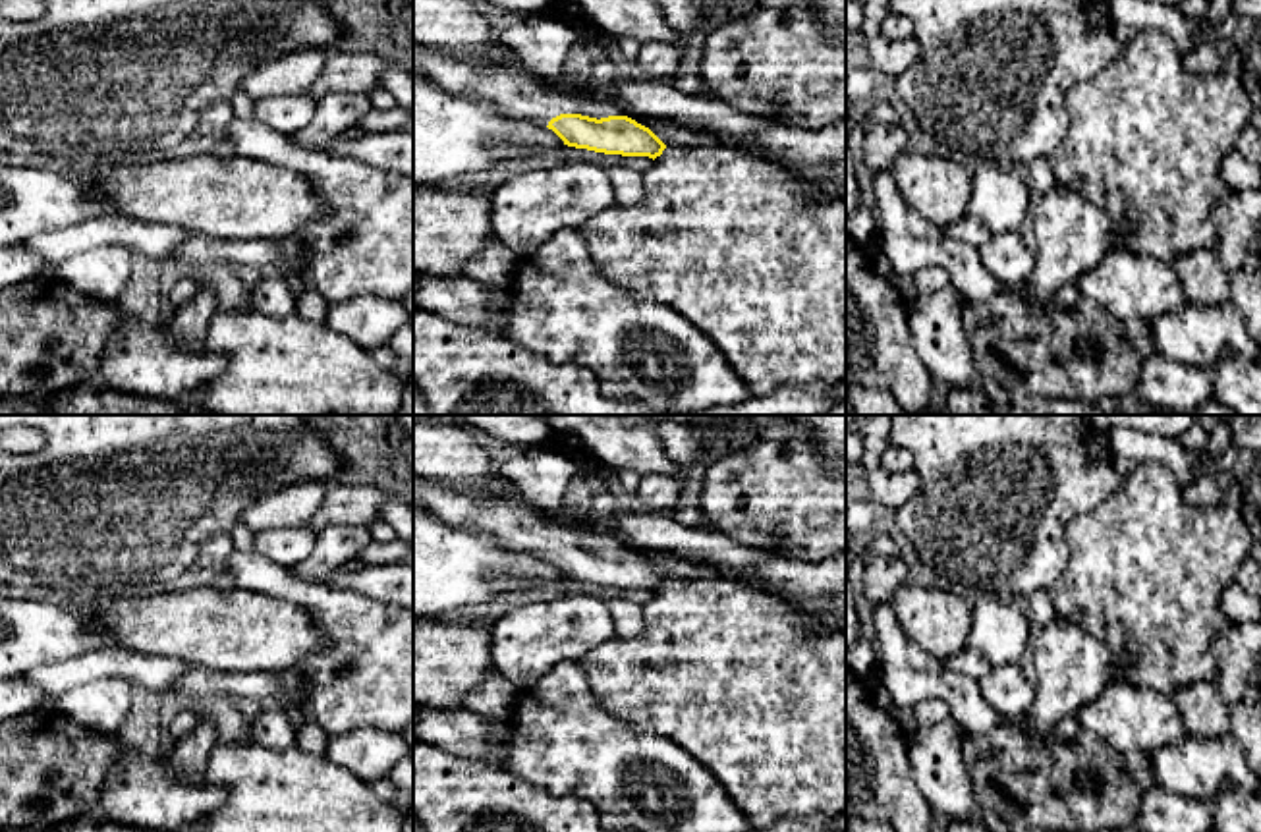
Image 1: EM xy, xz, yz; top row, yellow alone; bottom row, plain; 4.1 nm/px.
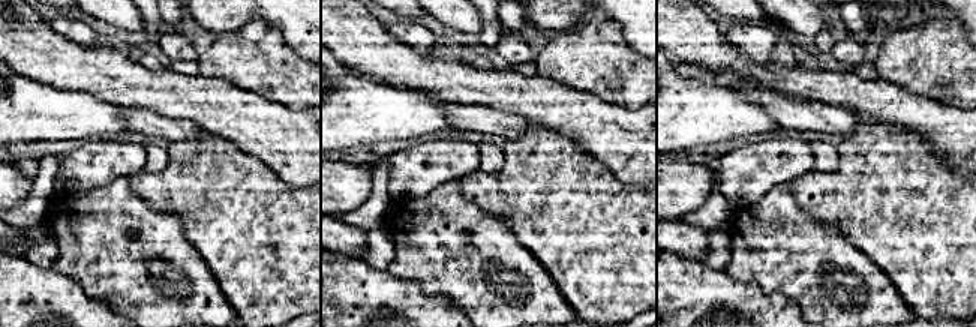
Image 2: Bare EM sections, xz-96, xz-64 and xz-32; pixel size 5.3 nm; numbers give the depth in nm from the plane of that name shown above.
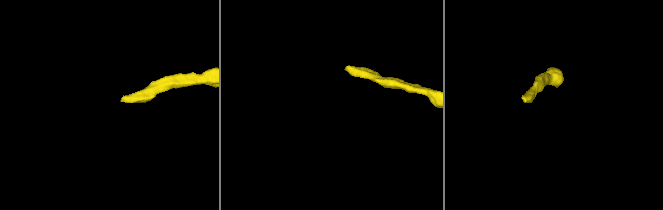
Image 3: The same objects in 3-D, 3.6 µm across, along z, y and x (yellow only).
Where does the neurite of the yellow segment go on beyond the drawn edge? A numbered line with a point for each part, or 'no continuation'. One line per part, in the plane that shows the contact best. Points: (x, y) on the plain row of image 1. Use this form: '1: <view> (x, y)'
1: xz (514, 524)

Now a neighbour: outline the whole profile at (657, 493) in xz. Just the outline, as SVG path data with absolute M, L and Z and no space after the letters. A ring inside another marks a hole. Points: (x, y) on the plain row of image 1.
M643 475L635 504L649 512L666 512L678 506L684 481L672 475Z

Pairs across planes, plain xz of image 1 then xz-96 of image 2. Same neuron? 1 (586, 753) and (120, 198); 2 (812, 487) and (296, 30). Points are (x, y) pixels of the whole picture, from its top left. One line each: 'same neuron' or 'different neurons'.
1: same neuron
2: different neurons

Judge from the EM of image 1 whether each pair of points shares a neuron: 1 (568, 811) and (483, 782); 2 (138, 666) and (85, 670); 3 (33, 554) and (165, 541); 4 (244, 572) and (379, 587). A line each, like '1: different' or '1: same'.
1: same
2: same
3: same
4: different

